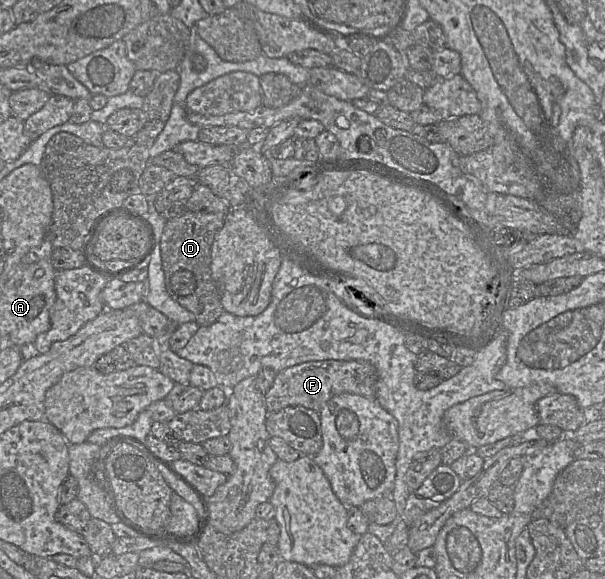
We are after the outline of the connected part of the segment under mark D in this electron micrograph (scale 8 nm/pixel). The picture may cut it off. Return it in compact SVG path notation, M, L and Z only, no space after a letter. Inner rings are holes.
M186 210L168 219L161 236L160 249L165 287L171 298L192 312L199 326L210 326L225 311L211 274L211 248L216 233L225 219L221 212L192 212Z

